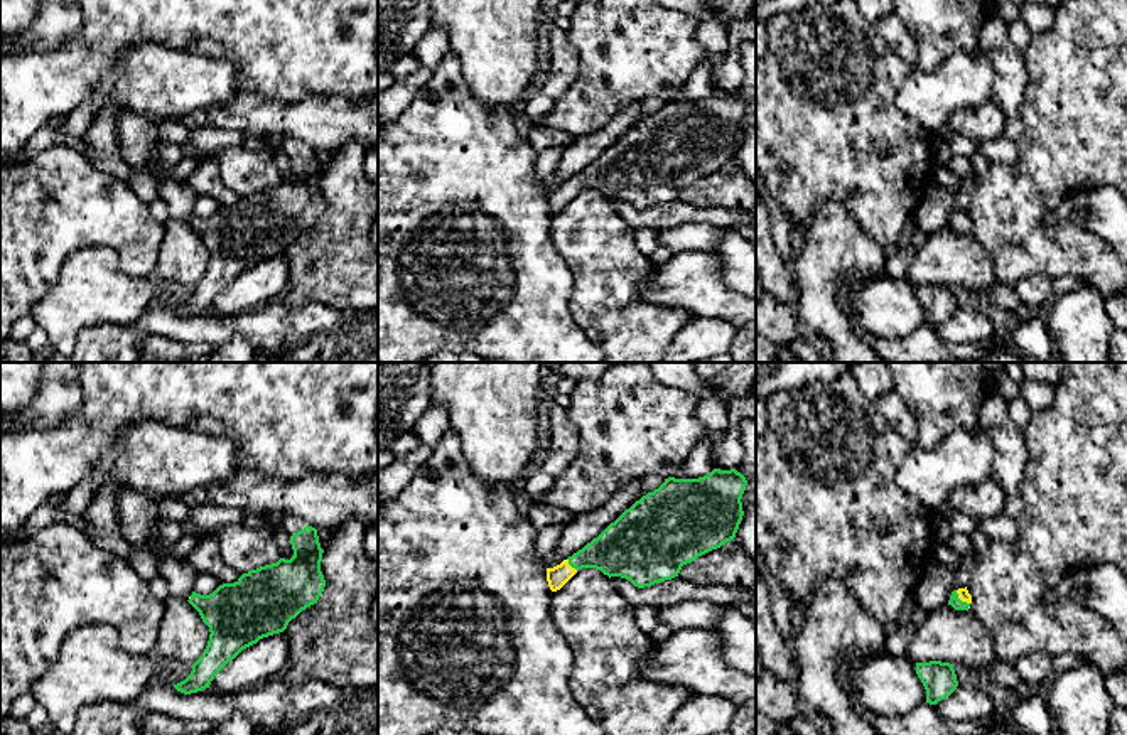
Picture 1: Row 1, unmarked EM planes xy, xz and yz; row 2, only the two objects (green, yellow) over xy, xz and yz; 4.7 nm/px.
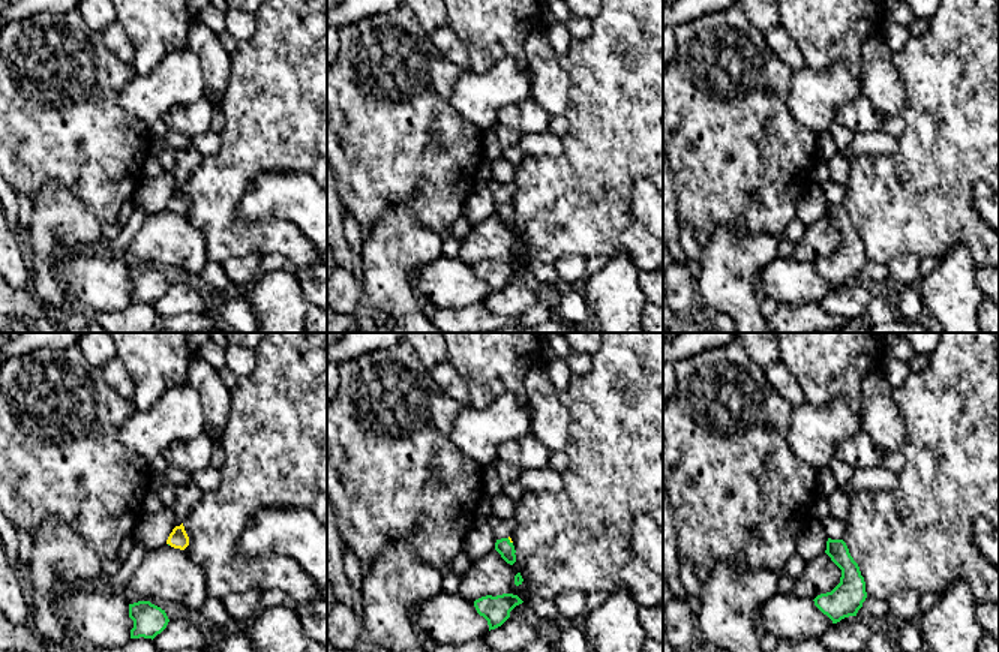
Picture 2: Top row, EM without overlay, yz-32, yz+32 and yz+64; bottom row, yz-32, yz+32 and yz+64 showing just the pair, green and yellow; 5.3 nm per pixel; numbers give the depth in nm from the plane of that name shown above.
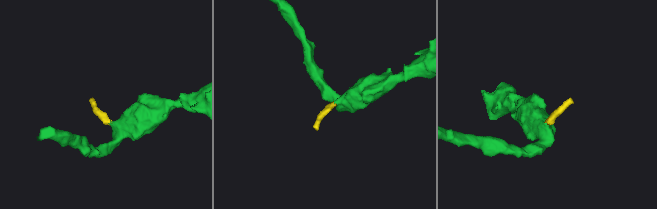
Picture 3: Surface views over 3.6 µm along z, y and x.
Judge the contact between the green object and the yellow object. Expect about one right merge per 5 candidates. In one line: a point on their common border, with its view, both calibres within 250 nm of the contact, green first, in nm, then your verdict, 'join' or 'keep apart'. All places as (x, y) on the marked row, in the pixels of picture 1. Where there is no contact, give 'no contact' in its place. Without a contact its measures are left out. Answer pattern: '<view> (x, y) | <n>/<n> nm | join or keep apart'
xz (571, 565) | 240/100 nm | join

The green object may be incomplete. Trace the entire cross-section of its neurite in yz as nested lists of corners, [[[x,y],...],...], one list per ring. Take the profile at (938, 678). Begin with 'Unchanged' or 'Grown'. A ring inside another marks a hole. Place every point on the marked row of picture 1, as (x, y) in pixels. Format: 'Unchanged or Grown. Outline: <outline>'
Unchanged. Outline: [[[916,663],[916,674],[926,689],[926,703],[930,705],[936,705],[945,700],[958,686],[953,664],[950,663]]]

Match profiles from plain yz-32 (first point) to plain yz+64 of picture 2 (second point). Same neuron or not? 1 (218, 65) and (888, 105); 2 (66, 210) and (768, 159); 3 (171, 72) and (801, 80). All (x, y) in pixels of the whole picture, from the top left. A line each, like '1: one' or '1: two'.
1: one
2: two
3: one

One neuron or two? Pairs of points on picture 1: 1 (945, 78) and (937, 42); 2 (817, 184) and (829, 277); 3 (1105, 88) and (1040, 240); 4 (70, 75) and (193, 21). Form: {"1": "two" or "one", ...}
{"1": "two", "2": "two", "3": "one", "4": "one"}

